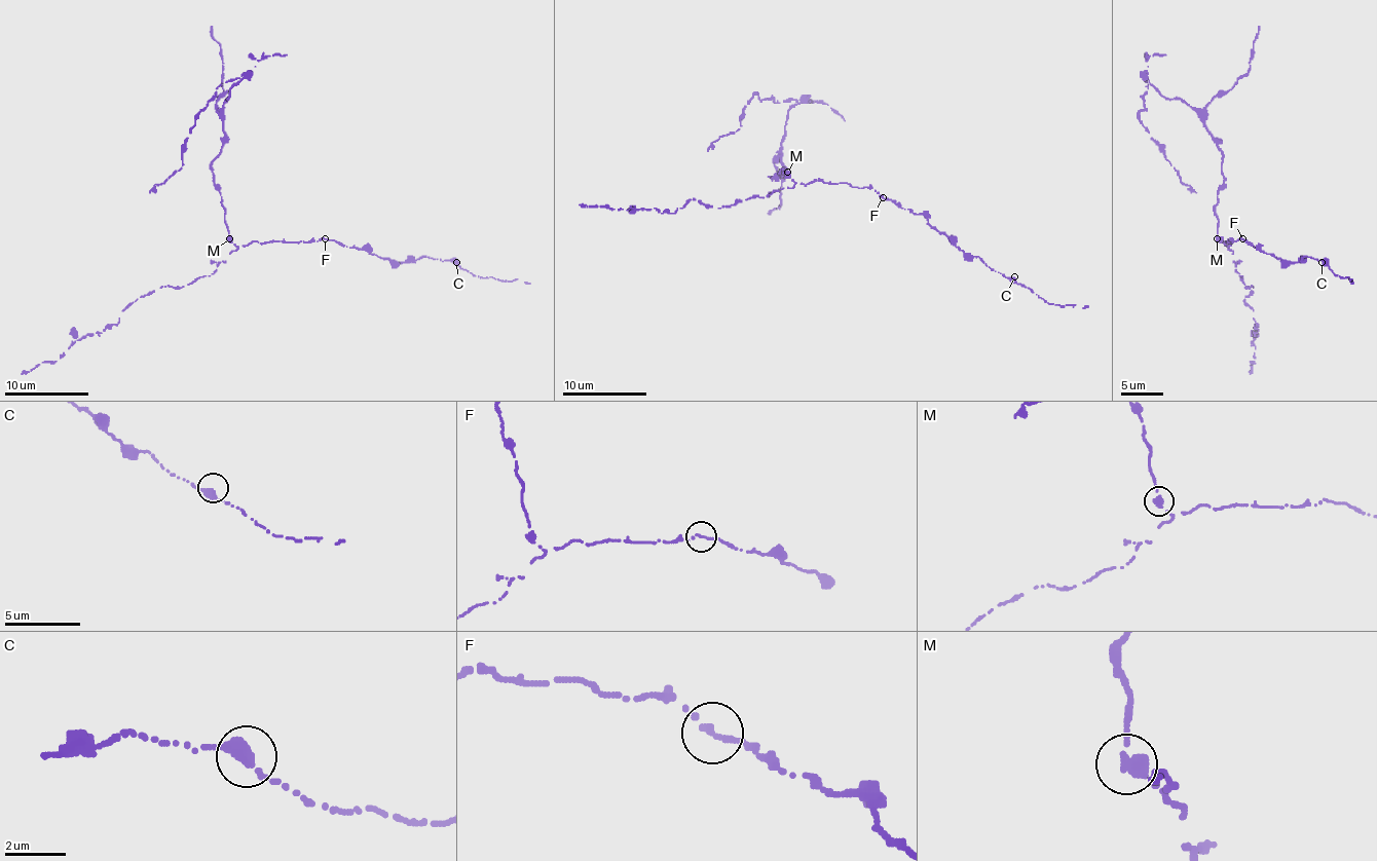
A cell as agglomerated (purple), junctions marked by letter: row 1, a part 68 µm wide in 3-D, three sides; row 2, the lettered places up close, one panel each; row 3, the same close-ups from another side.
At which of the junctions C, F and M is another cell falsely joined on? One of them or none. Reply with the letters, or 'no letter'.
M

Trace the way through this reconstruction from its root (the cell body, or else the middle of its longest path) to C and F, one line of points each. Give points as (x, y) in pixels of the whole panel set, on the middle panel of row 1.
C: (787, 172), (799, 184), (823, 180), (869, 186), (884, 198), (922, 214), (968, 256), (1014, 276)
F: (787, 172), (789, 178), (799, 184), (817, 180), (831, 184), (846, 182), (859, 188), (869, 186), (882, 196)

